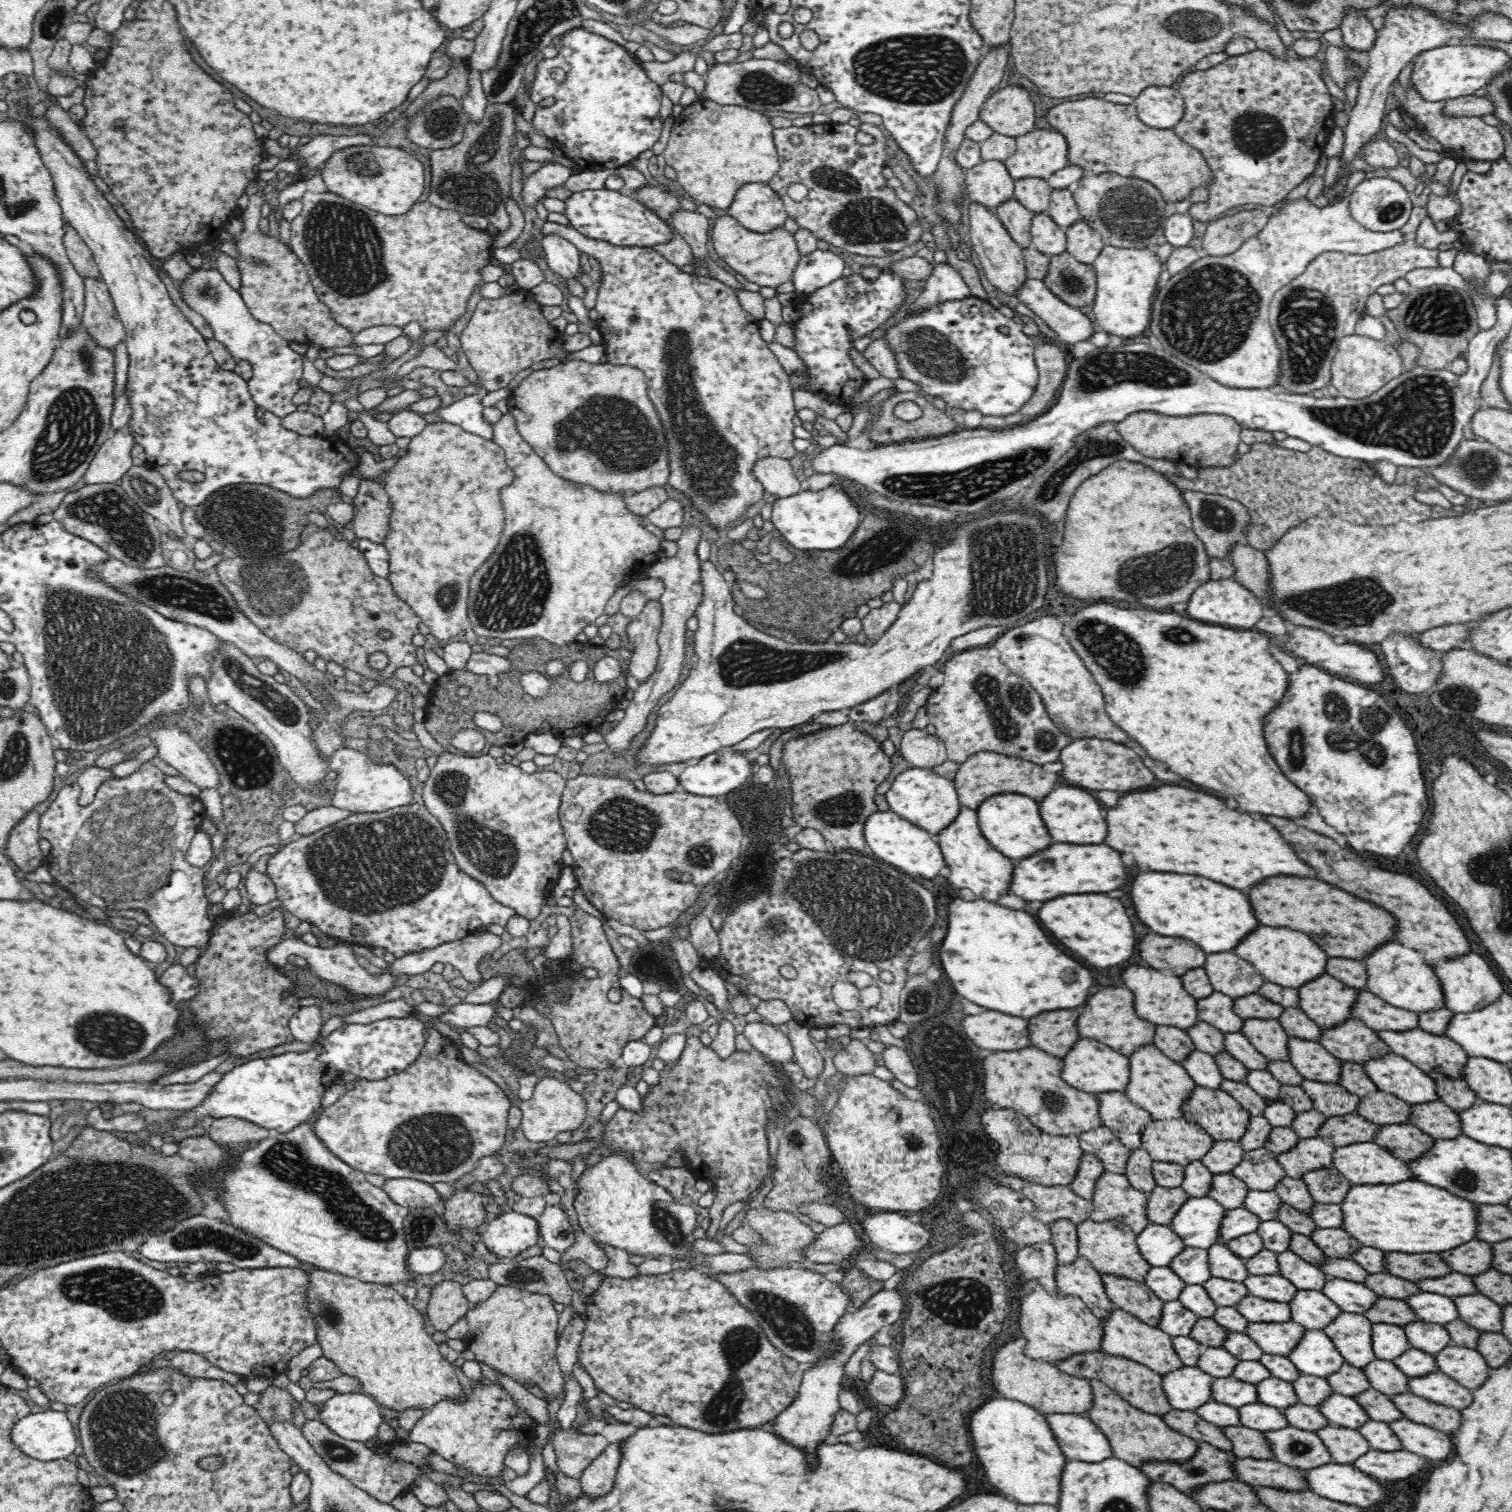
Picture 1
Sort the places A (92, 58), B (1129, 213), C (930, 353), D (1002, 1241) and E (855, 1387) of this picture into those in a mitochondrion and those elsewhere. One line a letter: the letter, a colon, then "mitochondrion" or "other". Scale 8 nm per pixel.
A: other
B: mitochondrion
C: mitochondrion
D: other
E: other

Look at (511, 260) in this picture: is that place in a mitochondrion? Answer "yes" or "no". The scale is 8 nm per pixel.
no

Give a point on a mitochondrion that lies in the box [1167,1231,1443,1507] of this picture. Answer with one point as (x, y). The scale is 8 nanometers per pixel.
(1295, 1448)

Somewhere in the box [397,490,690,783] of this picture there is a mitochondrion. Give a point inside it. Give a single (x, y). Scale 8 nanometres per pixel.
(515, 591)

